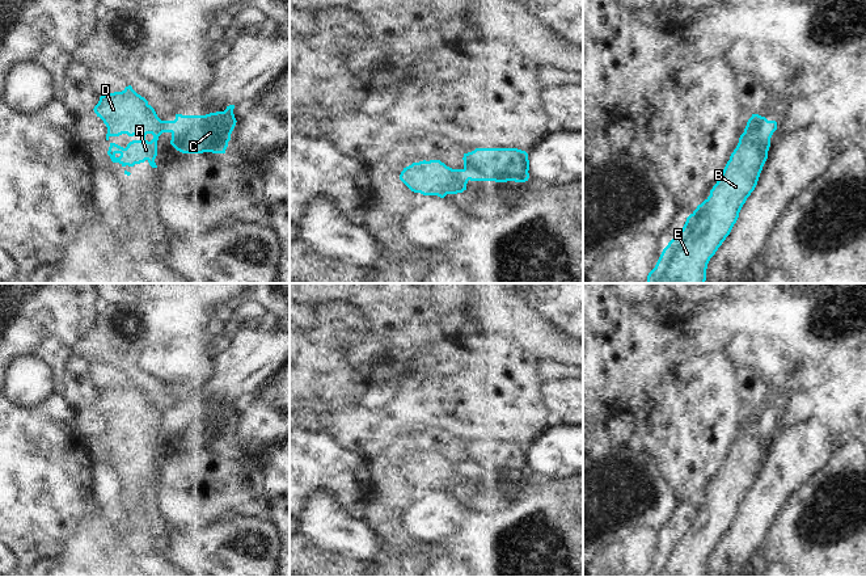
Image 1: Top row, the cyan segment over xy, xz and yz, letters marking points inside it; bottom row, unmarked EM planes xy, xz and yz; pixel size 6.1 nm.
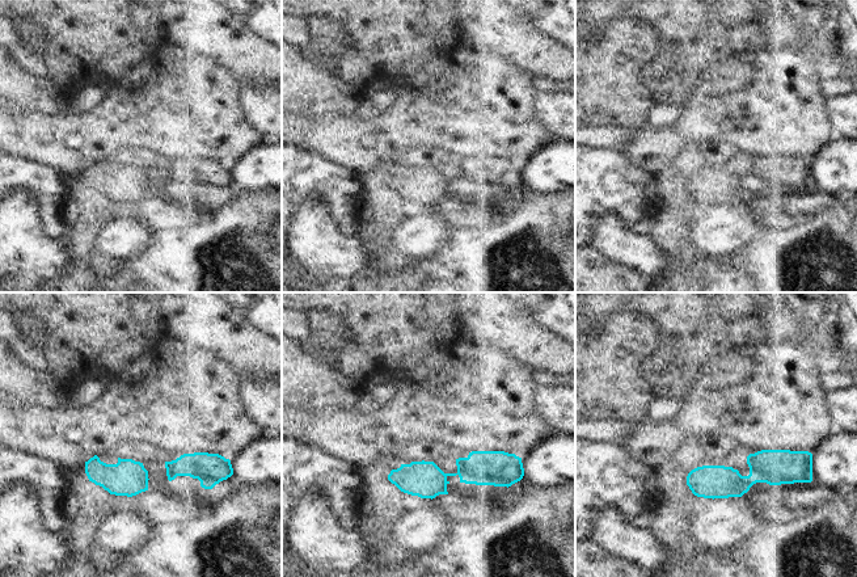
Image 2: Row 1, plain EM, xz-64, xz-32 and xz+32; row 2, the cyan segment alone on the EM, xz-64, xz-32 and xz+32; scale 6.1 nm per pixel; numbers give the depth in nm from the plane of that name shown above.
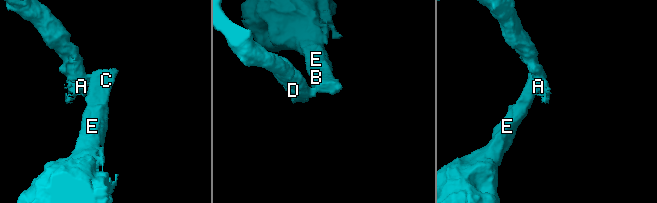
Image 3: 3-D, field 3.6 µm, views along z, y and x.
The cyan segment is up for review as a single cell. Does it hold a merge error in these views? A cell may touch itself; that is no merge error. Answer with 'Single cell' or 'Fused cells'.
Fused cells

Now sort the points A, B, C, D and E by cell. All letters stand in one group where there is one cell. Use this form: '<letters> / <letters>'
A D / B C E

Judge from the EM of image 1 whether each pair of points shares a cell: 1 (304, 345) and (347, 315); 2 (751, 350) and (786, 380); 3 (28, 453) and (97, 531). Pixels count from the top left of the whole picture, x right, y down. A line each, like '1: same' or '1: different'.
1: same
2: same
3: different

